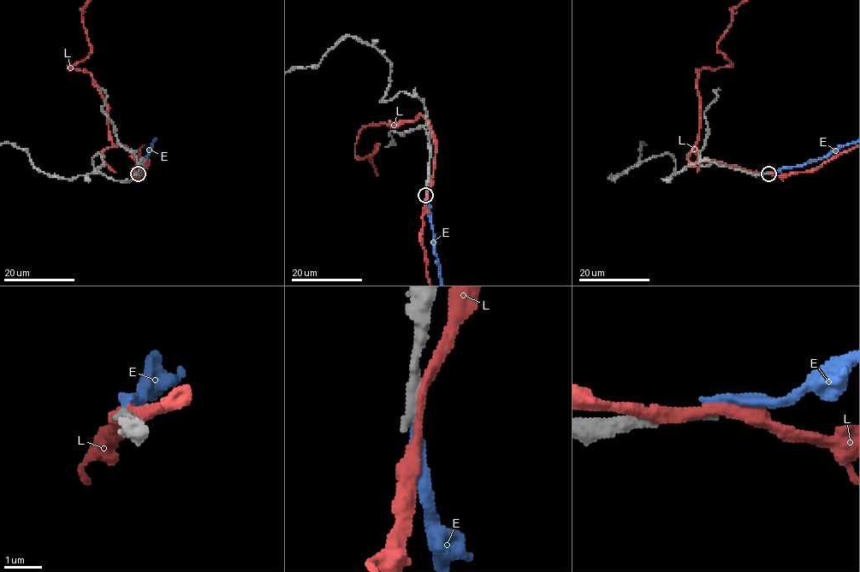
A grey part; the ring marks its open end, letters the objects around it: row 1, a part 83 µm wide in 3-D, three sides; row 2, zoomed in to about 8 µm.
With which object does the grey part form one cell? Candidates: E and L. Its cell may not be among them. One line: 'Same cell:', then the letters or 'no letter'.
Same cell: no letter

